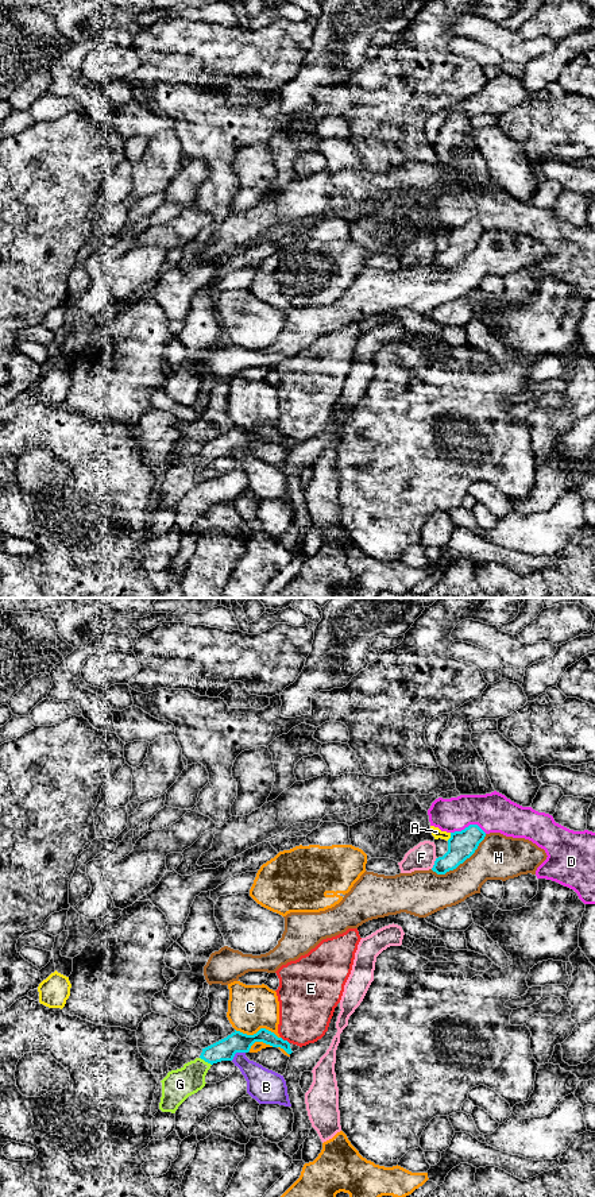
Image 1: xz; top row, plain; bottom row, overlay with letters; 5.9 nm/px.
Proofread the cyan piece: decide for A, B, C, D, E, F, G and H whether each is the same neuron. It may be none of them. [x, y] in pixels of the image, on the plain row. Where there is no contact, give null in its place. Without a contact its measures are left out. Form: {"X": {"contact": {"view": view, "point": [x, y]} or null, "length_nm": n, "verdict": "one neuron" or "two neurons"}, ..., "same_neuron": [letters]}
{"A": {"contact": {"view": "xz", "point": [451, 232]}, "length_nm": 50, "verdict": "two neurons"}, "B": {"contact": {"view": "xz", "point": [236, 447]}, "length_nm": 100, "verdict": "two neurons"}, "C": {"contact": {"view": "xz", "point": [258, 427]}, "length_nm": 280, "verdict": "two neurons"}, "D": {"contact": {"view": "xz", "point": [468, 221]}, "length_nm": 220, "verdict": "two neurons"}, "E": {"contact": {"view": "xz", "point": [285, 436]}, "length_nm": 70, "verdict": "two neurons"}, "F": {"contact": {"view": "xz", "point": [435, 258]}, "length_nm": 80, "verdict": "two neurons"}, "G": {"contact": {"view": "xz", "point": [205, 456]}, "length_nm": 90, "verdict": "one neuron"}, "H": {"contact": {"view": "xz", "point": [460, 258]}, "length_nm": 400, "verdict": "two neurons"}, "same_neuron": ["G"]}

